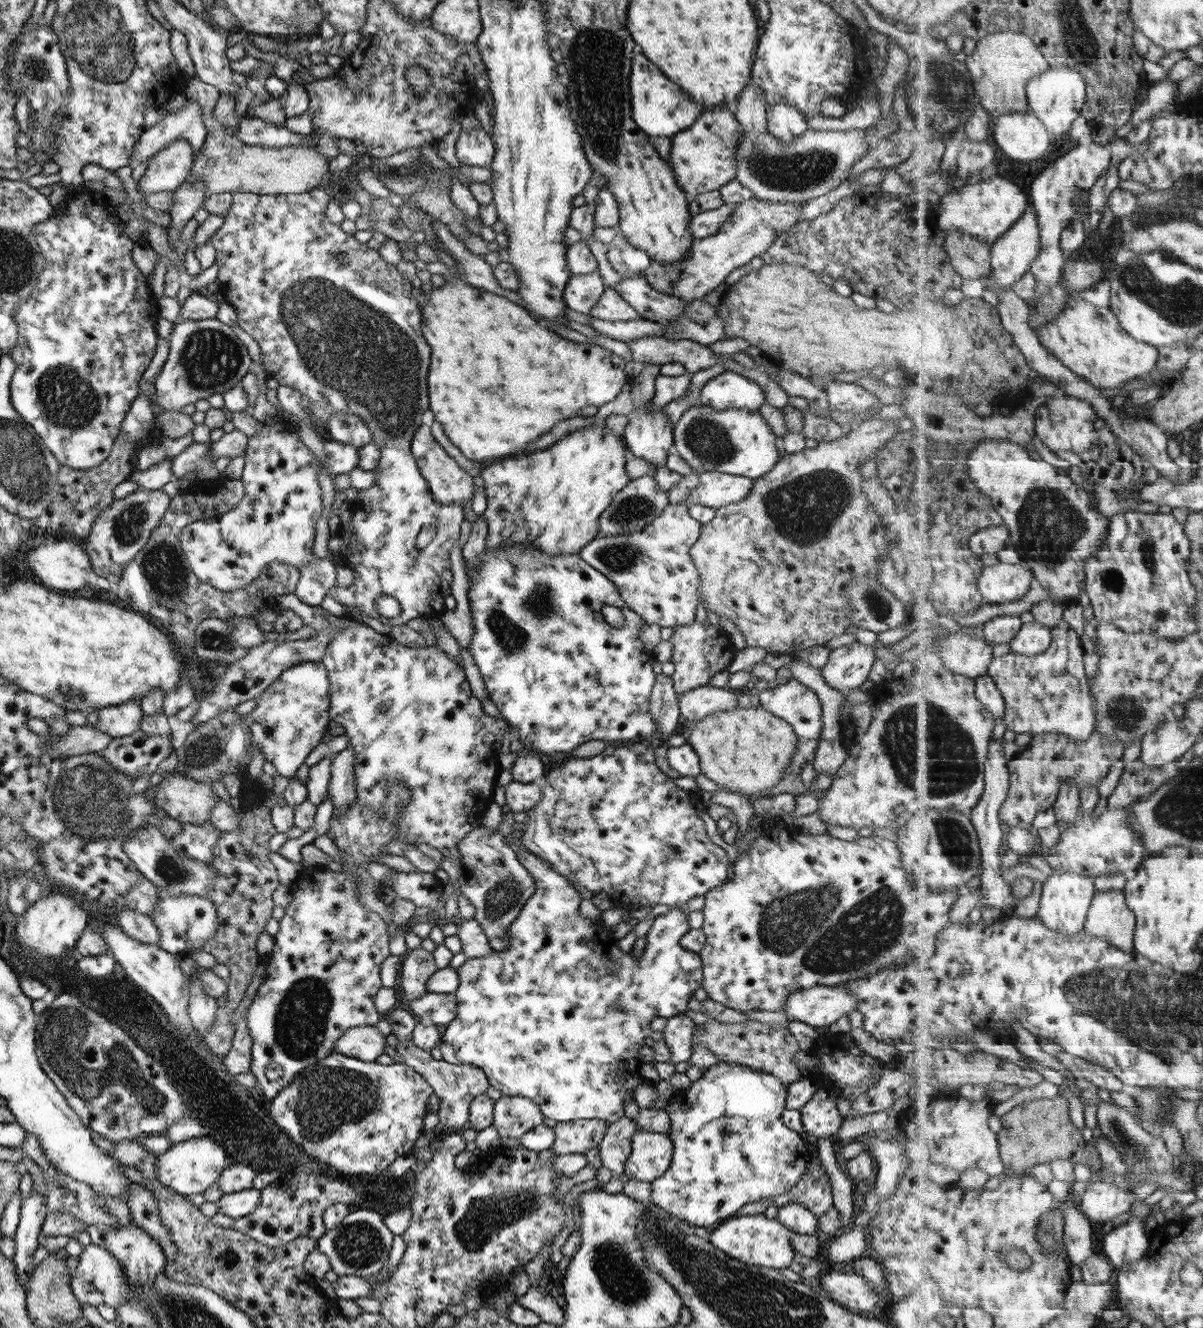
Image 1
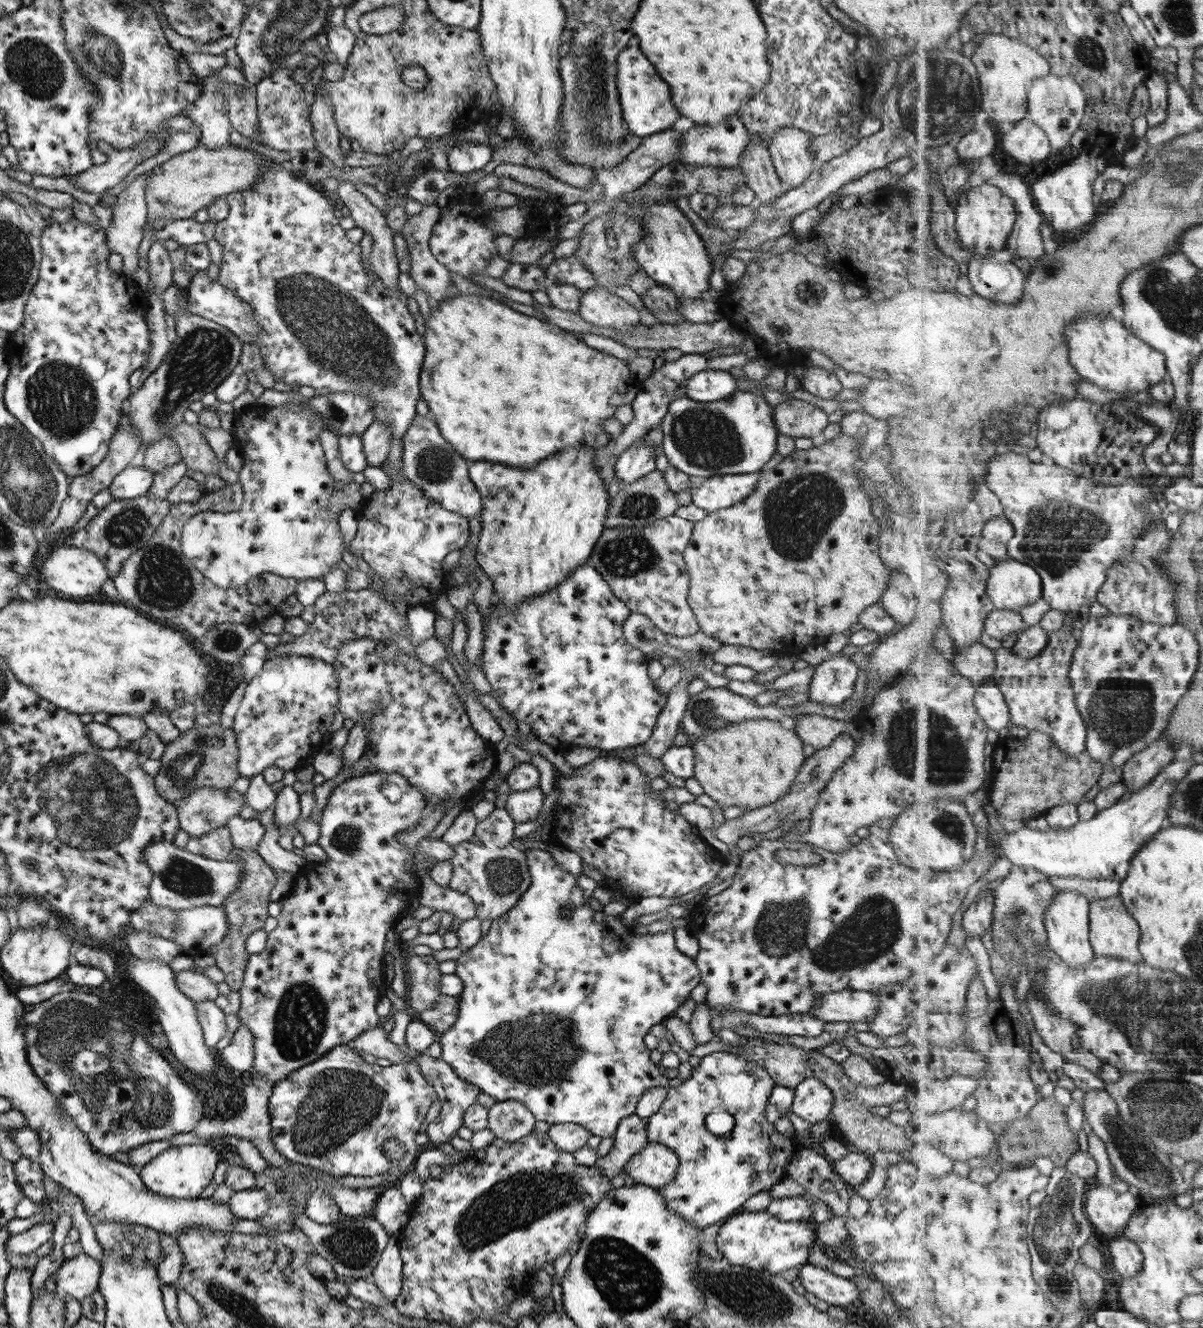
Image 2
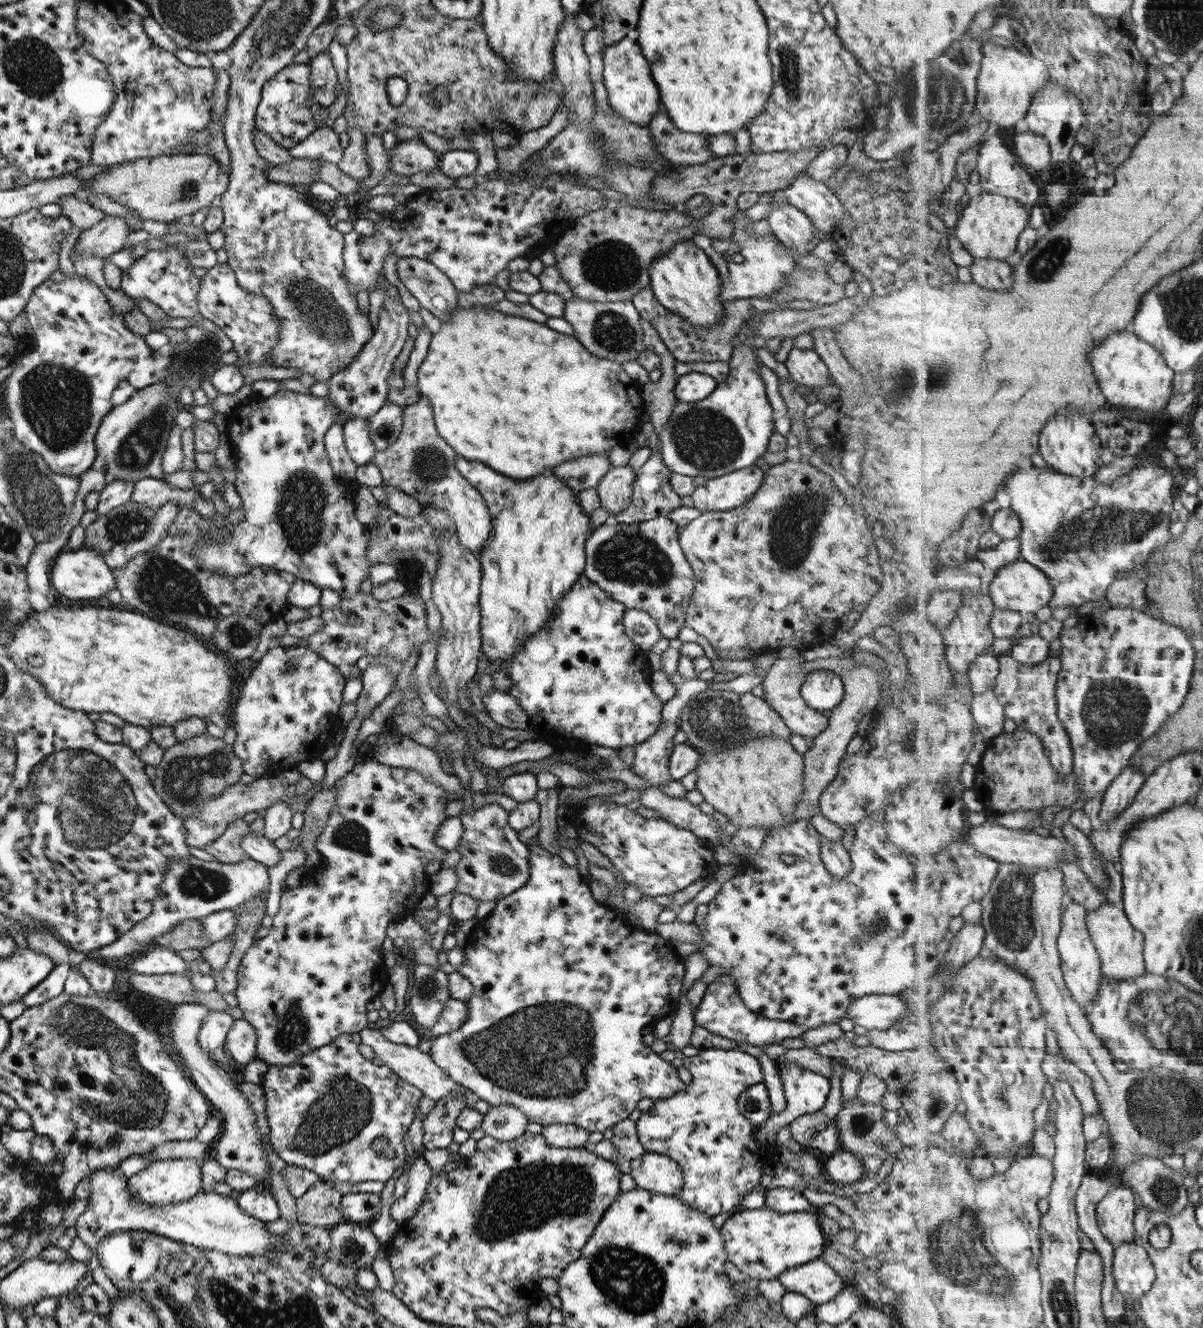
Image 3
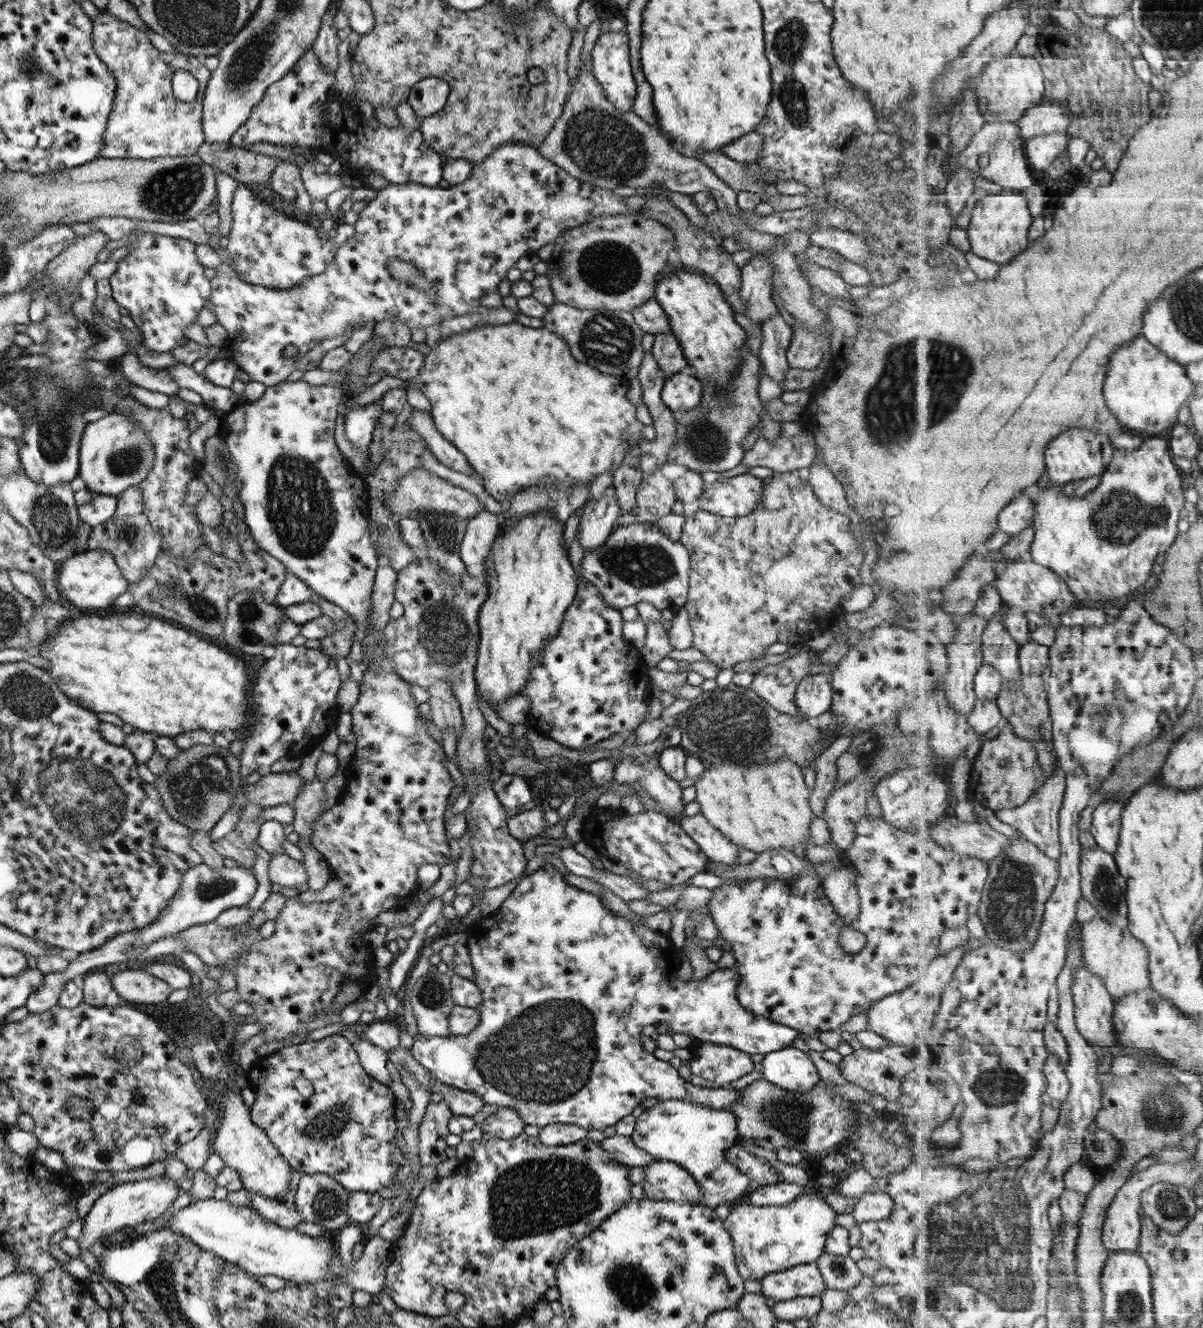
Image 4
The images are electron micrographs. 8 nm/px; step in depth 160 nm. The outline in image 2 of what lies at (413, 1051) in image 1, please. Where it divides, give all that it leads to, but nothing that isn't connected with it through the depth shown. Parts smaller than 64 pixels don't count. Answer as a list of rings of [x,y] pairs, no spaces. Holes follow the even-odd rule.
[[[423,1051],[417,1052],[416,1064],[423,1078],[433,1087],[436,1098],[441,1101],[439,1113],[433,1121],[428,1123],[425,1136],[427,1136],[429,1142],[436,1146],[440,1143],[447,1143],[450,1138],[456,1135],[457,1129],[462,1125],[465,1109],[476,1101],[480,1090],[476,1086],[457,1078],[451,1067],[446,1062],[443,1062],[440,1057],[433,1058],[423,1054]]]

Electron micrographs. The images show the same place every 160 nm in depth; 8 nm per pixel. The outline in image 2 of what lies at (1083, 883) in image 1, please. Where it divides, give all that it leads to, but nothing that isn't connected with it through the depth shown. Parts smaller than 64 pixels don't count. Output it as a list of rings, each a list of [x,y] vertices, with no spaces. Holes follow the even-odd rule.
[[[1058,890],[1056,901],[1046,912],[1046,926],[1048,928],[1048,944],[1063,962],[1071,967],[1081,967],[1093,963],[1096,952],[1092,947],[1090,936],[1090,900],[1076,890]]]

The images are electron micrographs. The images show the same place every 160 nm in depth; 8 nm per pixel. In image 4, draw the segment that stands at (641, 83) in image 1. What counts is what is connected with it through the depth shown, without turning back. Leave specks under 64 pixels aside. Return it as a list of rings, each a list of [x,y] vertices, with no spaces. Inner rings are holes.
[[[623,29],[618,32],[606,32],[598,35],[590,51],[590,72],[603,89],[605,98],[619,111],[632,112],[632,100],[636,93],[636,84],[631,76],[628,61],[628,38]]]

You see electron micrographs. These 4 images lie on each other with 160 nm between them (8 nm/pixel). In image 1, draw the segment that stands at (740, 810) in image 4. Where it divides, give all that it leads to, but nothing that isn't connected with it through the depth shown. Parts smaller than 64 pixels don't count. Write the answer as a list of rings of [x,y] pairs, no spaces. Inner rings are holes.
[[[761,706],[735,707],[705,716],[690,728],[686,744],[699,760],[700,773],[729,792],[758,796],[784,776],[795,751],[795,738],[787,722]]]

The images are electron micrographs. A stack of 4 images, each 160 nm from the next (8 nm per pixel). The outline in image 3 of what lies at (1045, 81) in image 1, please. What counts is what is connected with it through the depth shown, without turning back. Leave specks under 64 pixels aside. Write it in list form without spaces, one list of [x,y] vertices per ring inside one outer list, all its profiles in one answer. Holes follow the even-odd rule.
[[[1049,84],[1036,94],[1030,106],[1028,115],[1025,118],[1028,123],[1028,130],[1035,134],[1043,135],[1052,146],[1052,162],[1067,162],[1071,158],[1071,150],[1077,144],[1077,135],[1082,124],[1085,122],[1083,104],[1073,94],[1057,84]]]

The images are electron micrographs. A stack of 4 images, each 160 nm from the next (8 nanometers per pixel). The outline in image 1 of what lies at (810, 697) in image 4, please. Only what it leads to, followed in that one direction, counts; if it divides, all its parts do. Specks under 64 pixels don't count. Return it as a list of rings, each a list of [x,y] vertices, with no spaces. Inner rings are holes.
[[[854,641],[831,649],[827,662],[820,669],[822,680],[841,696],[851,689],[859,688],[876,658],[873,647]]]

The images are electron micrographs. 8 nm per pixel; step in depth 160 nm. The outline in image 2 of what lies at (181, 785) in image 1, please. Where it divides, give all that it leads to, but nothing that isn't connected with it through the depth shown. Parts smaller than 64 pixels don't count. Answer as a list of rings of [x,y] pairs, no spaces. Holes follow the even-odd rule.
[[[201,787],[174,802],[173,806],[176,808],[179,829],[187,833],[189,837],[195,838],[207,835],[214,829],[223,827],[229,821],[229,818],[238,816],[239,808],[243,804],[246,804],[244,794],[240,794],[234,789]]]

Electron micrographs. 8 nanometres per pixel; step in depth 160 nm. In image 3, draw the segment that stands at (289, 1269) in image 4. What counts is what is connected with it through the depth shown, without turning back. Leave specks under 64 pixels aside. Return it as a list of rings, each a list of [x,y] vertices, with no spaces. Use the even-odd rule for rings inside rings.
[[[99,1169],[93,1171],[88,1179],[90,1180],[91,1190],[89,1197],[83,1201],[85,1210],[80,1215],[75,1215],[74,1228],[75,1237],[79,1237],[79,1240],[83,1241],[83,1244],[91,1250],[95,1250],[106,1236],[117,1231],[145,1231],[145,1233],[164,1237],[174,1243],[182,1243],[197,1247],[199,1250],[207,1249],[233,1256],[266,1256],[281,1241],[281,1236],[274,1236],[265,1230],[263,1222],[243,1214],[233,1198],[220,1196],[213,1191],[195,1194],[195,1196],[191,1196],[189,1200],[184,1202],[166,1205],[165,1207],[153,1207],[153,1205],[137,1203],[129,1195],[127,1179],[118,1169]]]

